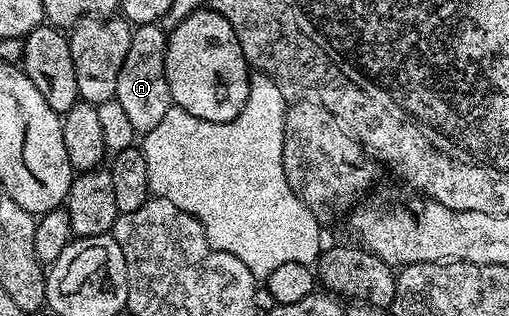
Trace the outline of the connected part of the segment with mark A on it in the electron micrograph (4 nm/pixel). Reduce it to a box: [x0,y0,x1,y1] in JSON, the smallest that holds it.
[114,23,173,134]

